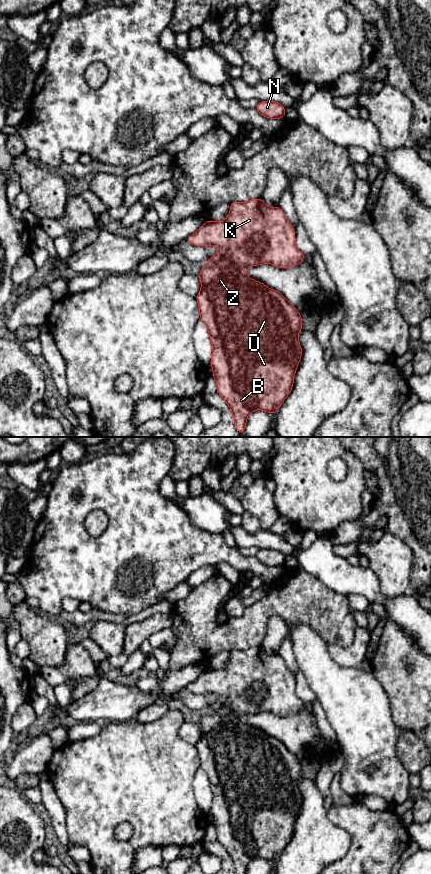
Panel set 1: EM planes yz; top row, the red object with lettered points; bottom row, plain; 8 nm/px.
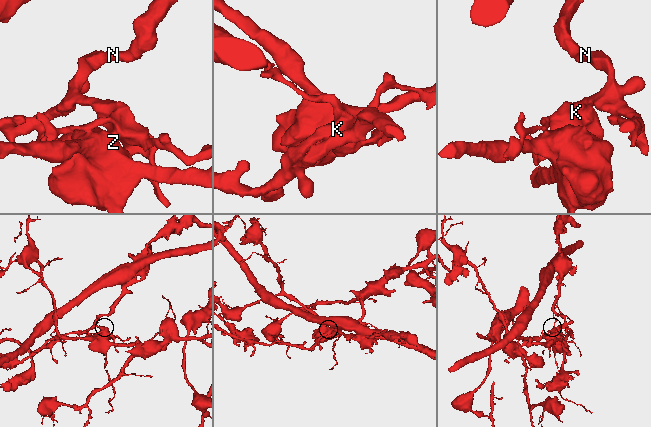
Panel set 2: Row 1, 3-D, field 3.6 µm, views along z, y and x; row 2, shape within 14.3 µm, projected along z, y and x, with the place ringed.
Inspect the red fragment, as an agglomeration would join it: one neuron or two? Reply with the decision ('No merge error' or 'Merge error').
Merge error

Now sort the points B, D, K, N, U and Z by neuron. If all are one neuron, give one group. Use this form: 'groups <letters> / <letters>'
groups B D U Z / K N

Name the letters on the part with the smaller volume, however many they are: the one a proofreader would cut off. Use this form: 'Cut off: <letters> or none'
Cut off: K, N

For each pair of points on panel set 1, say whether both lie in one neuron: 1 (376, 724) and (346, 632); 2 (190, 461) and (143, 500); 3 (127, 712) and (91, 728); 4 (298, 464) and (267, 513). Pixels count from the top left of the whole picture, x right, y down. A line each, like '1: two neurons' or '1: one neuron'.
1: two neurons
2: two neurons
3: two neurons
4: two neurons

